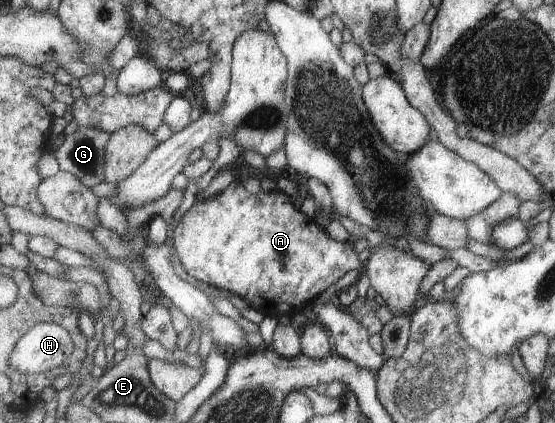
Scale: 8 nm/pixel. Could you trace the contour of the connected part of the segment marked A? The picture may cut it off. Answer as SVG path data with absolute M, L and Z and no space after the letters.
M240 178L228 189L212 199L196 203L178 222L172 239L172 245L179 261L187 274L218 290L223 289L229 295L238 295L248 301L254 310L266 316L293 317L302 312L318 296L344 277L348 271L362 273L365 260L353 251L352 239L346 242L334 241L315 217L304 215L294 207L294 201L286 193L275 189L271 192L260 190L252 195L246 191Z

